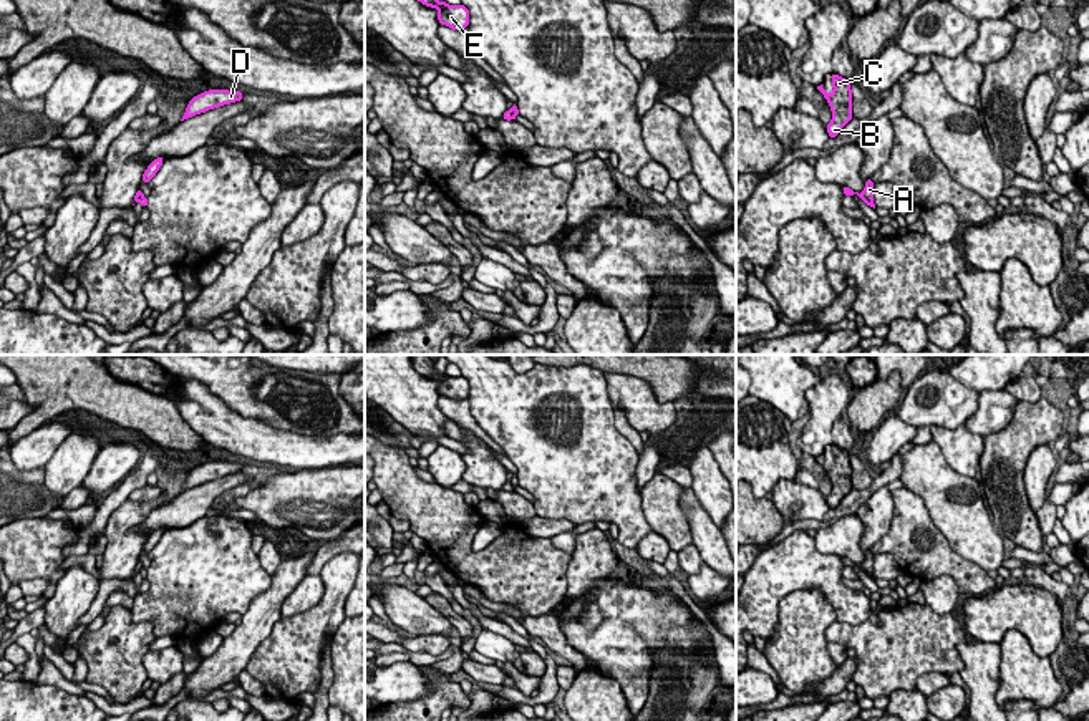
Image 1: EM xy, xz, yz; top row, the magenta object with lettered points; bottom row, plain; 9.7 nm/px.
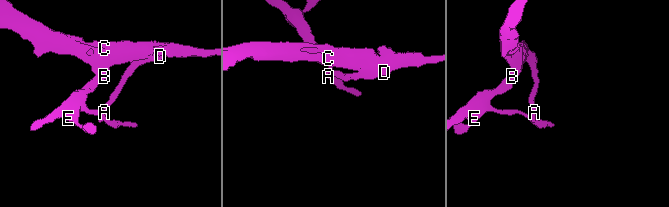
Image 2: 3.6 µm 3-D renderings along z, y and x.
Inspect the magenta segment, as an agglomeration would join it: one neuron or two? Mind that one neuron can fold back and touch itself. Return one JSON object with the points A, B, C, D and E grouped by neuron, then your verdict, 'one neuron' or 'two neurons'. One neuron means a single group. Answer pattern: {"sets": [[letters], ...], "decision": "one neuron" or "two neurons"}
{"sets": [["A", "D"], ["B", "C", "E"]], "decision": "two neurons"}

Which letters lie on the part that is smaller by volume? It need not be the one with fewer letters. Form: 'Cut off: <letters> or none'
Cut off: A, D

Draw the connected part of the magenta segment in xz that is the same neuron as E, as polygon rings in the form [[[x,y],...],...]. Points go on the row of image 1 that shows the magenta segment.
[[[418,0],[423,5],[438,8],[438,20],[441,25],[446,25],[453,30],[462,30],[469,27],[469,10],[464,5],[448,5],[446,2],[438,0]]]

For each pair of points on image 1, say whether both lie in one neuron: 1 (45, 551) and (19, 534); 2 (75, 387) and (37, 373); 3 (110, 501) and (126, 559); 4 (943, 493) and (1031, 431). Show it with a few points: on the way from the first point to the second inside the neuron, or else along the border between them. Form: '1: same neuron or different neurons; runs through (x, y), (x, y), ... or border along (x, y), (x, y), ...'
1: same neuron; runs through (38, 551), (25, 541)
2: same neuron; runs through (65, 377), (47, 373)
3: different neurons; border along (128, 499), (110, 516), (103, 529)
4: different neurons; border along (980, 484), (983, 493)

